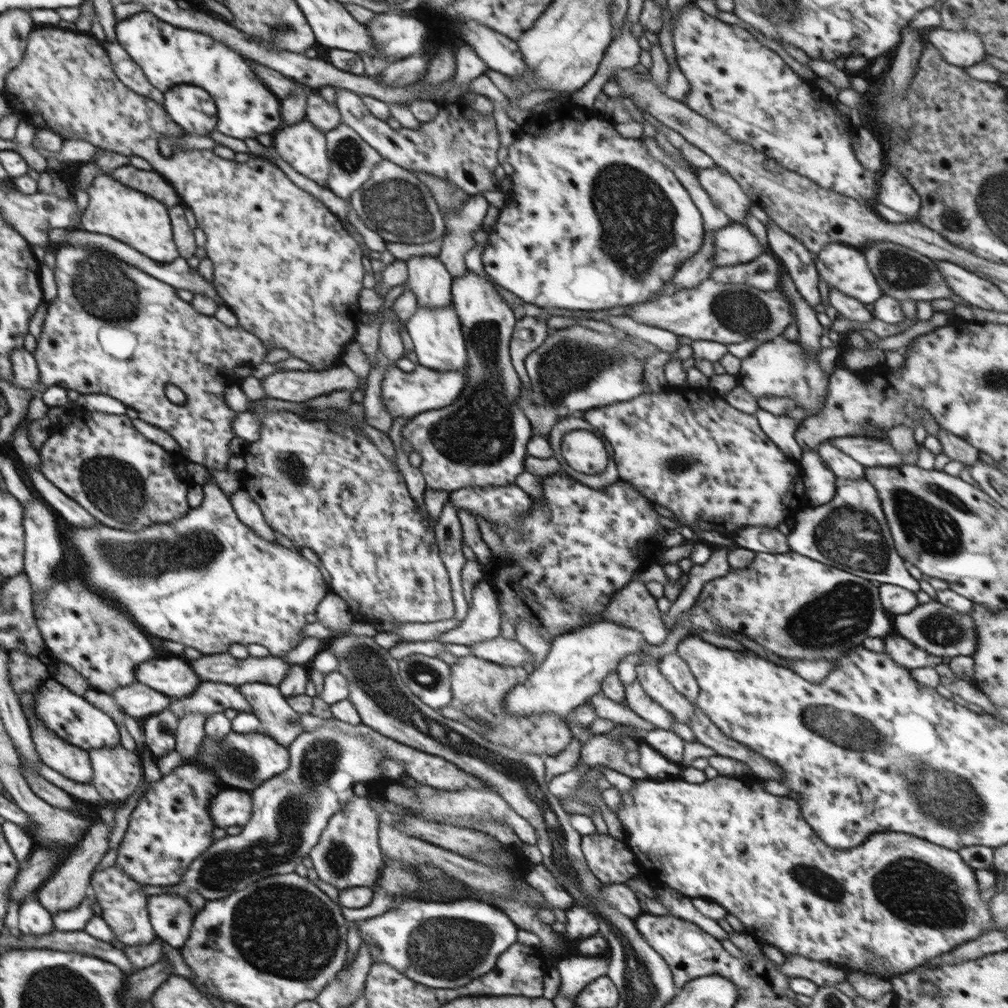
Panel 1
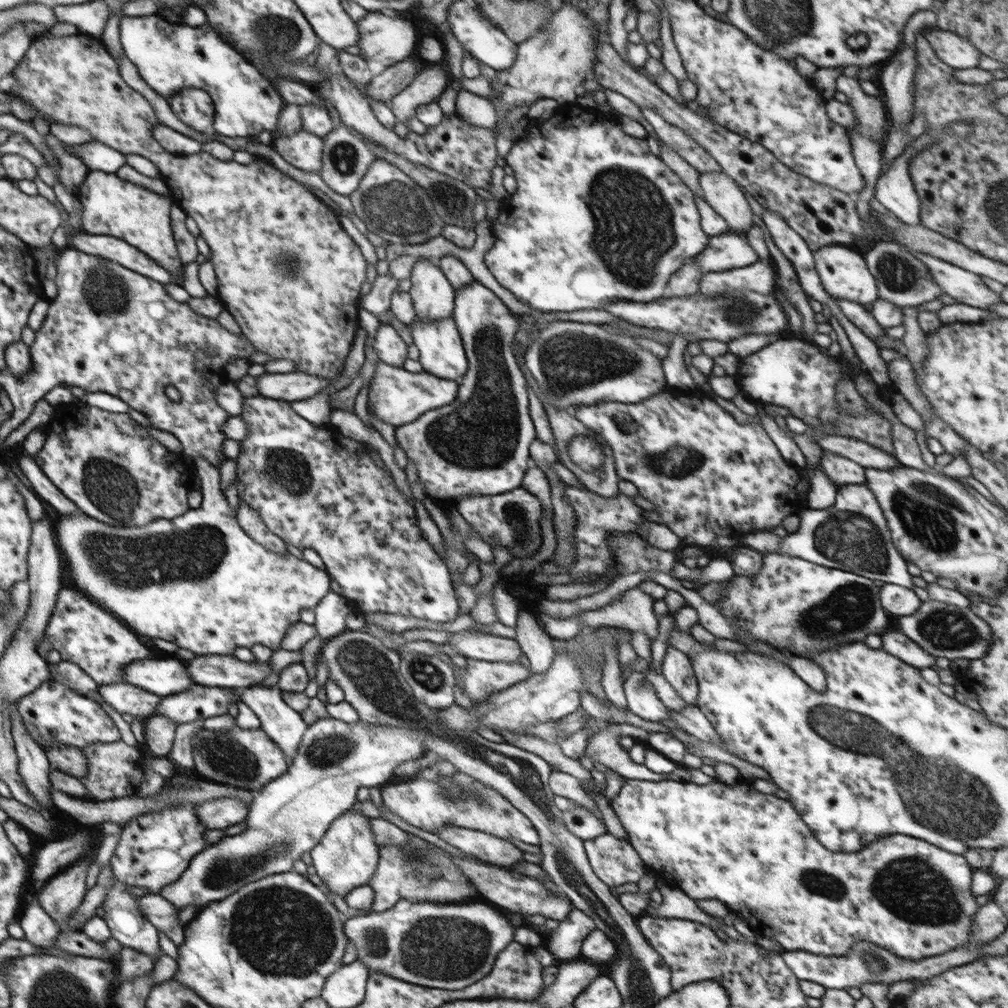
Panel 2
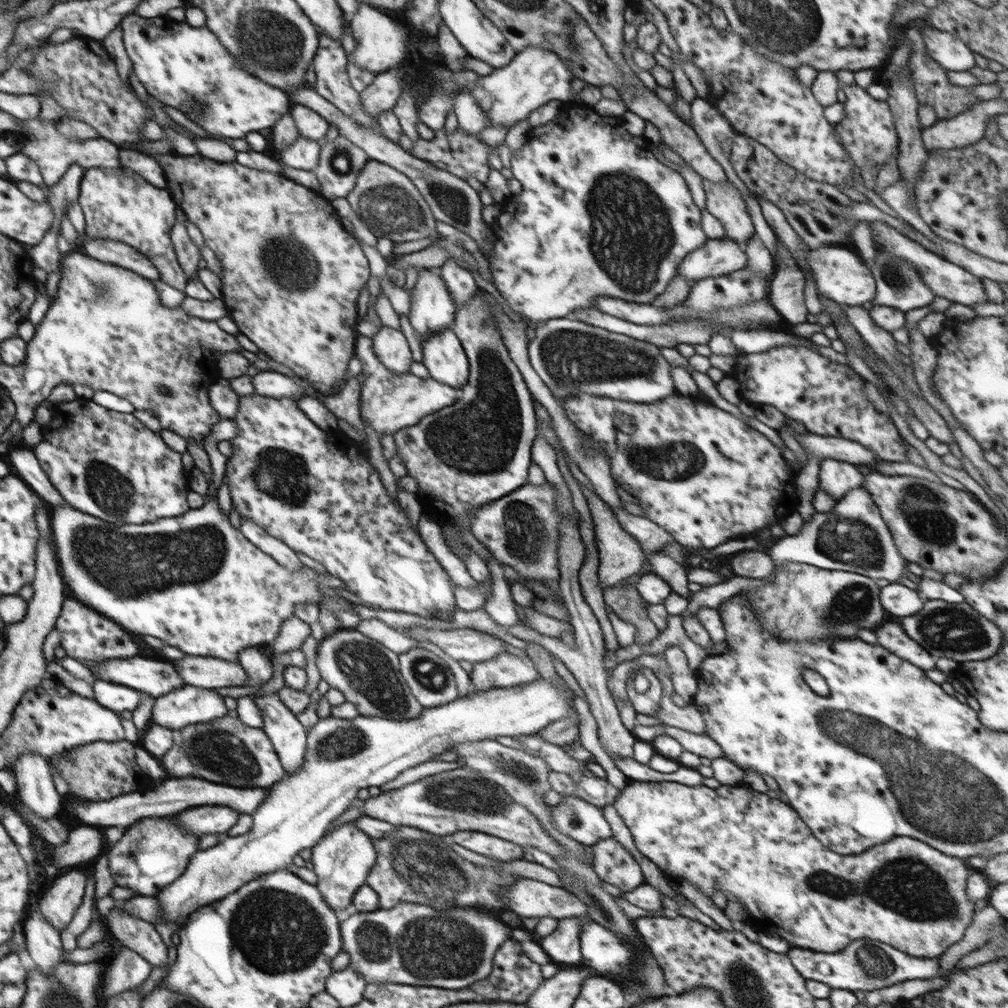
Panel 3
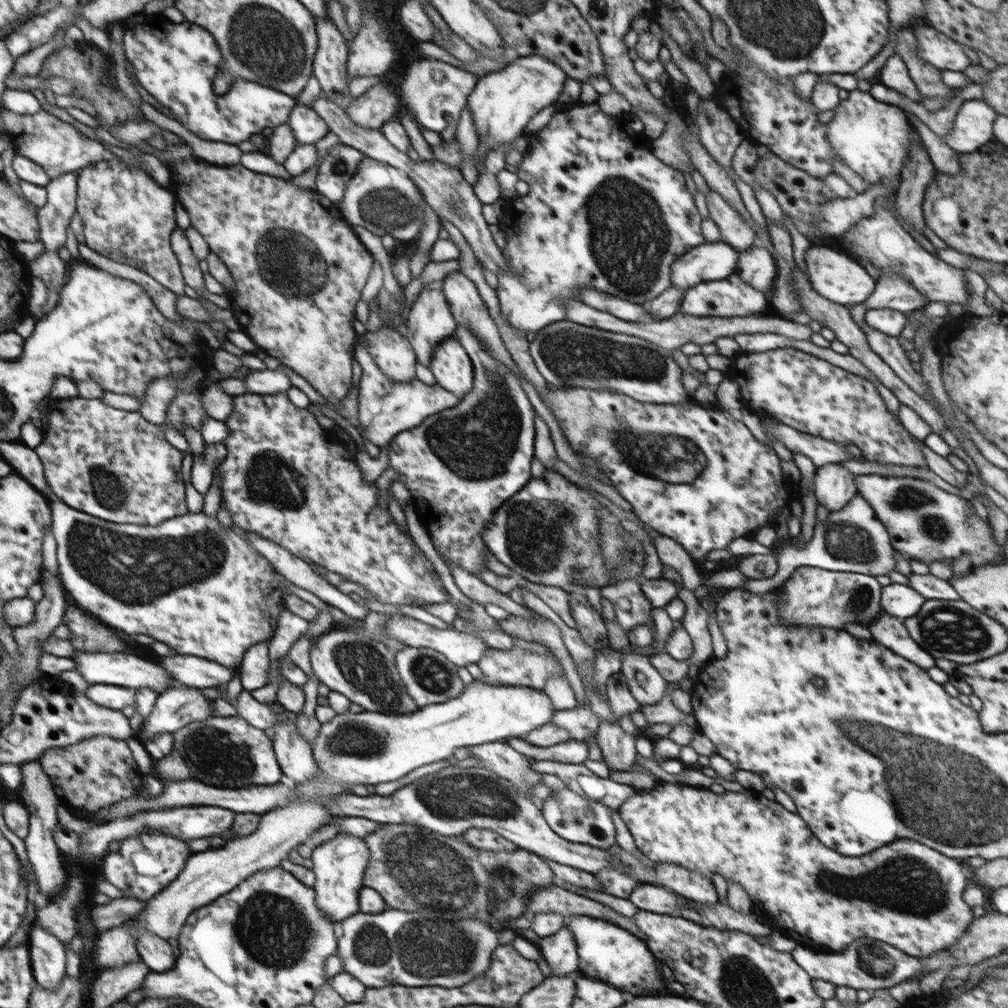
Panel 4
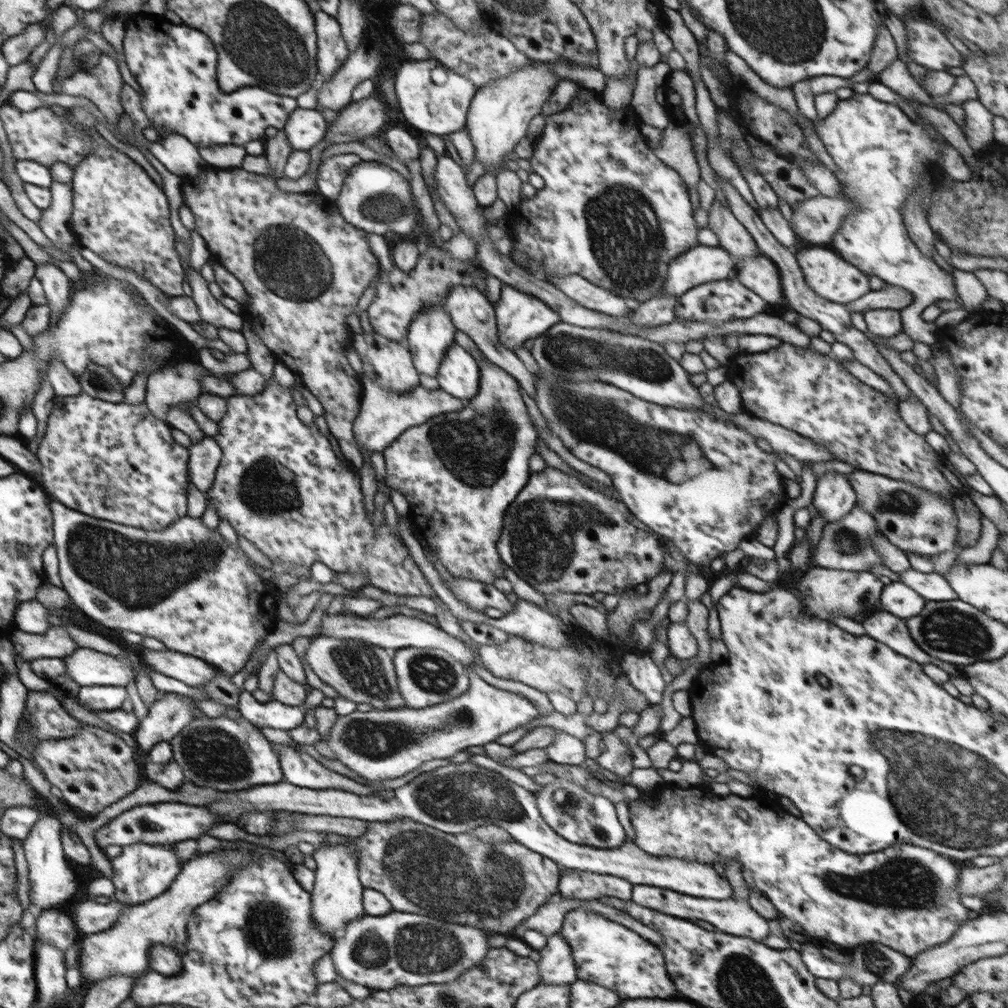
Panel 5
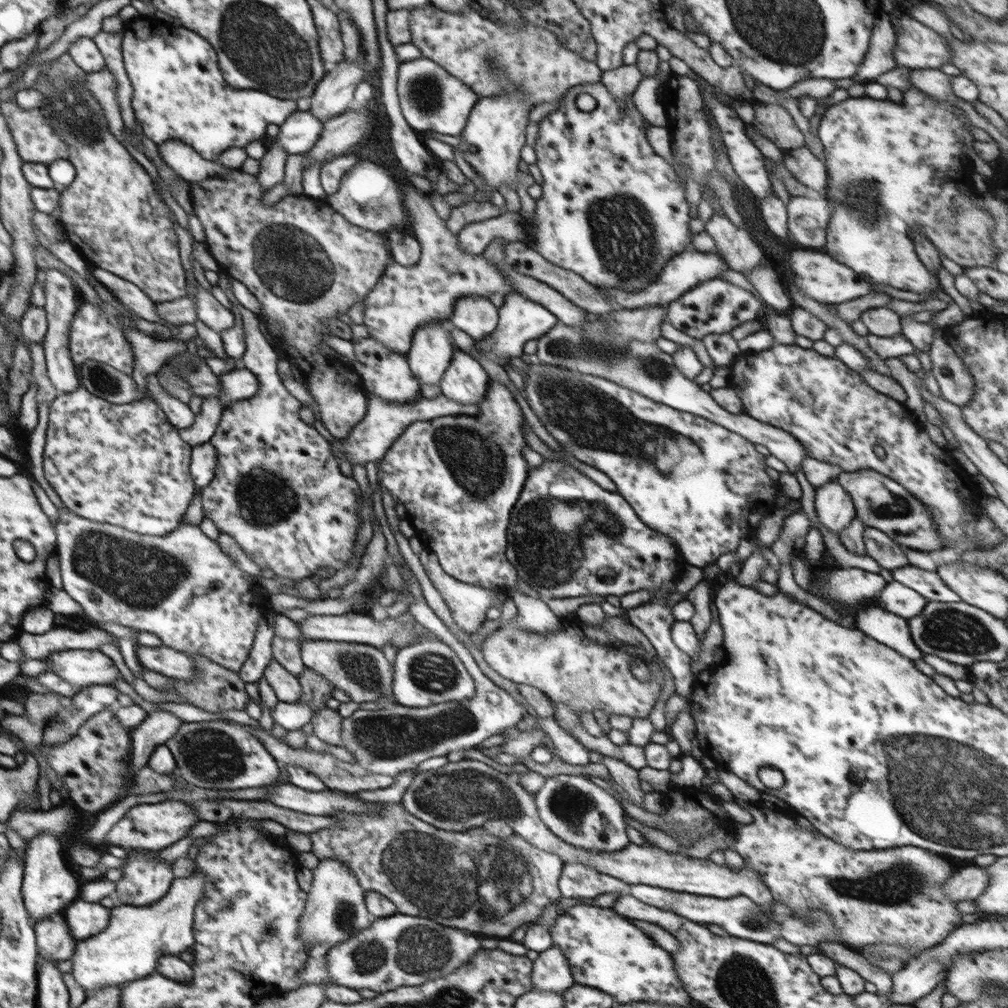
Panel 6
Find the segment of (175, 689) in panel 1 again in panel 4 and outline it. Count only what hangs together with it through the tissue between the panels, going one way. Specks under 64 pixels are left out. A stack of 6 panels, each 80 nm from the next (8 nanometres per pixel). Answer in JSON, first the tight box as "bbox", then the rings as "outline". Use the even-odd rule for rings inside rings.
{"bbox":[73,652,172,694],"outline":[[[82,652],[73,656],[75,661],[75,671],[88,682],[94,684],[109,684],[114,686],[122,686],[126,688],[148,687],[155,690],[158,694],[170,688],[169,682],[172,674],[156,660],[148,661],[137,655],[129,653],[101,653],[101,652]]]}

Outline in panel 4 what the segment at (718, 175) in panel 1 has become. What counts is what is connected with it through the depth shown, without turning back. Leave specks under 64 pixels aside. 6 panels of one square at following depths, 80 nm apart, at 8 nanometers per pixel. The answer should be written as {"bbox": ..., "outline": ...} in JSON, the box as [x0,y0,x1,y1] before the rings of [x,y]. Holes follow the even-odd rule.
{"bbox":[706,189,757,253],"outline":[[[709,189],[706,196],[709,219],[719,228],[721,241],[739,253],[757,244],[752,227],[730,206],[721,194]]]}

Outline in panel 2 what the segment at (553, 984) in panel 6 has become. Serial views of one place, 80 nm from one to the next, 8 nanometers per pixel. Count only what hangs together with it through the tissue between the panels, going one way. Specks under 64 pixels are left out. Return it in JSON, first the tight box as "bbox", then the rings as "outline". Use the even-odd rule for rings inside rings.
{"bbox":[543,908,597,962],"outline":[[[576,908],[567,916],[566,922],[560,922],[556,930],[547,934],[543,946],[547,948],[558,959],[558,962],[574,961],[580,959],[581,944],[584,937],[596,929],[597,926],[590,917]]]}

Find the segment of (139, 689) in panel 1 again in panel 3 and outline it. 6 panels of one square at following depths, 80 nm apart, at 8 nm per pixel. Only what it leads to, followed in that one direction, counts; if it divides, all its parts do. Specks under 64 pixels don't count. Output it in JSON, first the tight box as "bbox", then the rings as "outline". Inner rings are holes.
{"bbox":[93,680,140,713],"outline":[[[96,680],[93,684],[93,699],[102,706],[121,713],[123,710],[134,711],[140,702],[140,691],[122,684]]]}

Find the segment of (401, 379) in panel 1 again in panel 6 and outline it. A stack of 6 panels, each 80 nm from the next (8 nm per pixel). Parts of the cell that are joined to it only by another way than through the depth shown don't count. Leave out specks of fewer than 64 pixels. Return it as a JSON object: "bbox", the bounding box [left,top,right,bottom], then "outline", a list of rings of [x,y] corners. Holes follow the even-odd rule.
{"bbox":[329,393,480,465],"outline":[[[367,393],[368,410],[366,416],[350,431],[345,439],[329,438],[331,441],[331,453],[336,458],[344,458],[351,465],[367,462],[377,462],[386,454],[392,443],[404,432],[404,429],[412,422],[427,421],[438,417],[466,414],[474,416],[480,412],[479,406],[474,404],[458,404],[444,395],[436,398],[426,398],[417,395],[410,402],[388,402],[375,394]]]}

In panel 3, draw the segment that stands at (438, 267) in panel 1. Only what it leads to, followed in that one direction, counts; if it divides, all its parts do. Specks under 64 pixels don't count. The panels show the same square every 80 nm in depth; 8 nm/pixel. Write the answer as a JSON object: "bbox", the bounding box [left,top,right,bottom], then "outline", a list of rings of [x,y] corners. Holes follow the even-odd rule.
{"bbox":[408,268,457,339],"outline":[[[418,268],[418,278],[411,294],[408,314],[415,335],[420,339],[452,326],[457,306],[444,280],[428,268]]]}

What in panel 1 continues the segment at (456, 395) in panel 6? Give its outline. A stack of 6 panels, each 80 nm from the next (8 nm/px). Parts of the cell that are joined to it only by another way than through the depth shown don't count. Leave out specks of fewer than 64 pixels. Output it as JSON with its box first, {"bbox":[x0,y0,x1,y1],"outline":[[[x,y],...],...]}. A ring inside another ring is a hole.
{"bbox":[405,304,467,372],"outline":[[[452,304],[440,308],[419,306],[405,323],[408,334],[413,340],[418,363],[426,368],[440,372],[463,370],[467,366],[467,350],[459,316]]]}

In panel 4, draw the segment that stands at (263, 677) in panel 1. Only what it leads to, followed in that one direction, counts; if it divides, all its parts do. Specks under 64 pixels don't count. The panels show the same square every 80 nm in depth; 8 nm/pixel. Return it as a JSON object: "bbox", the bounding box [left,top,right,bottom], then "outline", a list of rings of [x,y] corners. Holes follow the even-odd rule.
{"bbox":[155,653,239,689],"outline":[[[176,653],[175,656],[157,656],[155,660],[172,674],[171,678],[190,688],[202,689],[226,685],[234,676],[239,676],[238,669],[226,668],[199,656]]]}

